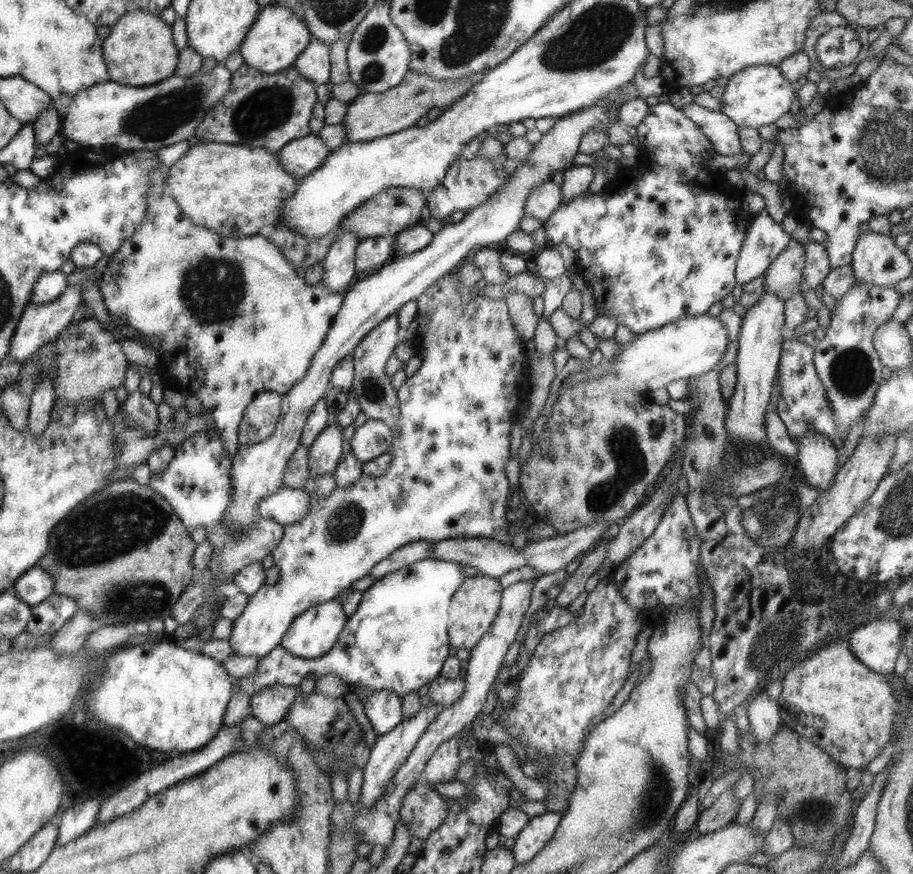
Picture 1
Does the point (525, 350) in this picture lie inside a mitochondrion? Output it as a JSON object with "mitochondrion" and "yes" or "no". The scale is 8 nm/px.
{"mitochondrion":"no"}

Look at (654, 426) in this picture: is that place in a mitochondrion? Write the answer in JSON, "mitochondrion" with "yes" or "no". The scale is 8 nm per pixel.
{"mitochondrion":"yes"}

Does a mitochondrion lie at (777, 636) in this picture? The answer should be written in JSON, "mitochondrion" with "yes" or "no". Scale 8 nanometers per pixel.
{"mitochondrion":"yes"}

